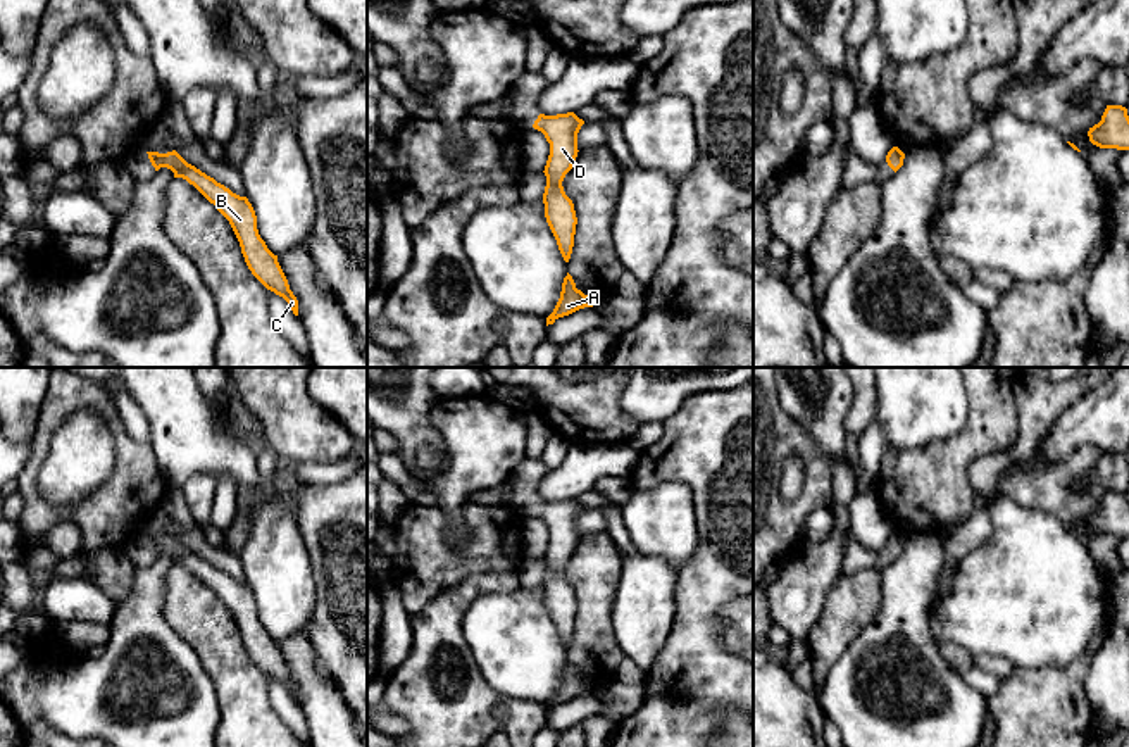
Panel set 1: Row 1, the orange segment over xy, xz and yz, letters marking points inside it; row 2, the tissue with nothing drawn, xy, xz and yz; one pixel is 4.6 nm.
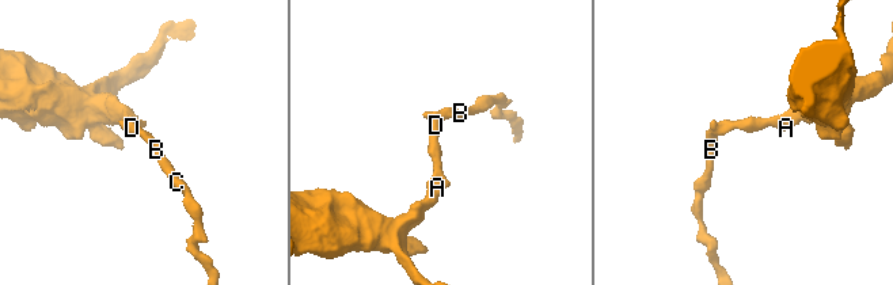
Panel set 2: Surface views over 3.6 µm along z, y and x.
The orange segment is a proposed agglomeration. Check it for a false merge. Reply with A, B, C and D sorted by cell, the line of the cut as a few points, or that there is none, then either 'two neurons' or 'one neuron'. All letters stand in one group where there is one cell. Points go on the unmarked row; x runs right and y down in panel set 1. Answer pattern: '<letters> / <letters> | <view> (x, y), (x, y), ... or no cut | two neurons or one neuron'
A B C D | no cut | one neuron

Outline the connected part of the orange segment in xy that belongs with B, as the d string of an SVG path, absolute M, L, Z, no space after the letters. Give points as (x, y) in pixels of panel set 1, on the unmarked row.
M176 537L167 540L147 538L155 557L167 554L174 564L183 564L193 571L217 597L229 607L252 661L271 678L283 683L295 702L298 687L290 676L288 666L257 616L257 602L246 583L233 580L214 564L188 550Z

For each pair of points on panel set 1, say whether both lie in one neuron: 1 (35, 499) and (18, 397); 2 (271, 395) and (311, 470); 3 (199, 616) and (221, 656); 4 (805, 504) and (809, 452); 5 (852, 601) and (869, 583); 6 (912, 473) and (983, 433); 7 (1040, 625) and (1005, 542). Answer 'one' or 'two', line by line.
1: two
2: two
3: one
4: one
5: one
6: one
7: one

